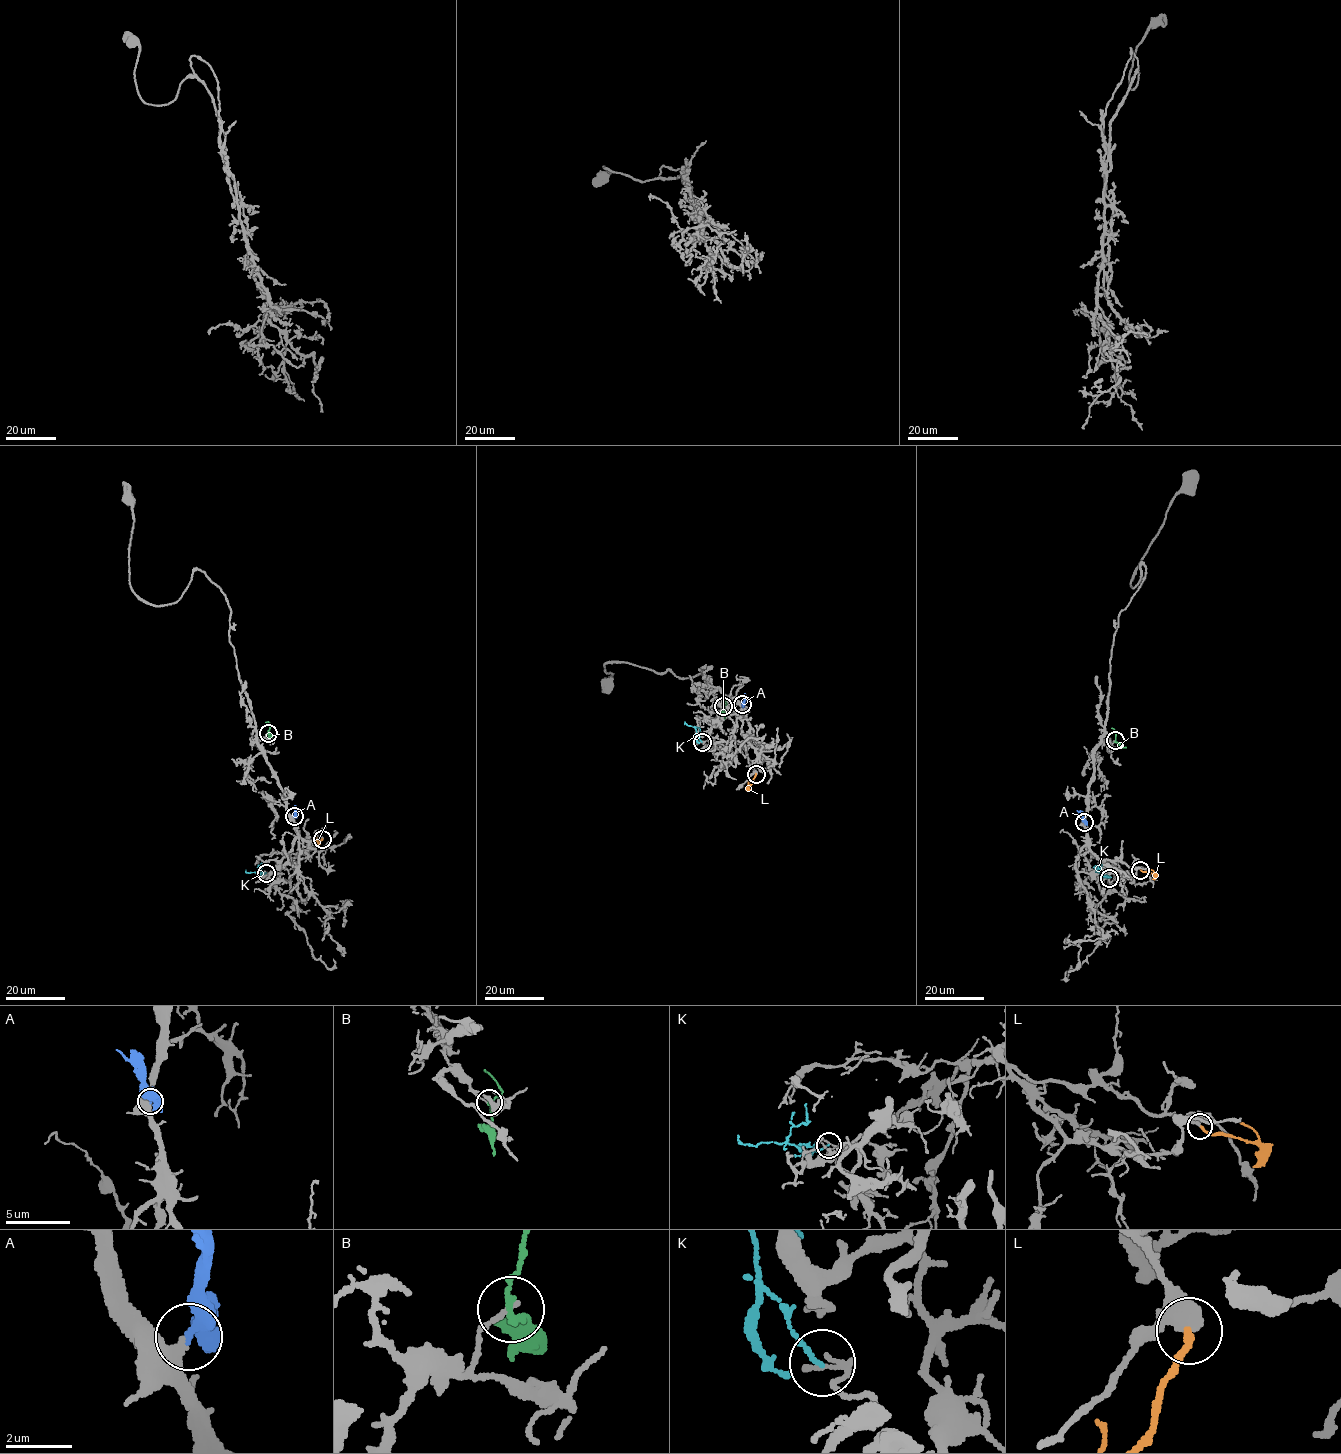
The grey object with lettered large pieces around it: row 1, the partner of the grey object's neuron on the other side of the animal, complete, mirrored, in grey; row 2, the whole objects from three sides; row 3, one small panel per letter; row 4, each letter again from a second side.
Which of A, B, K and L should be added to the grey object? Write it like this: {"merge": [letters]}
{"merge": ["A"]}

